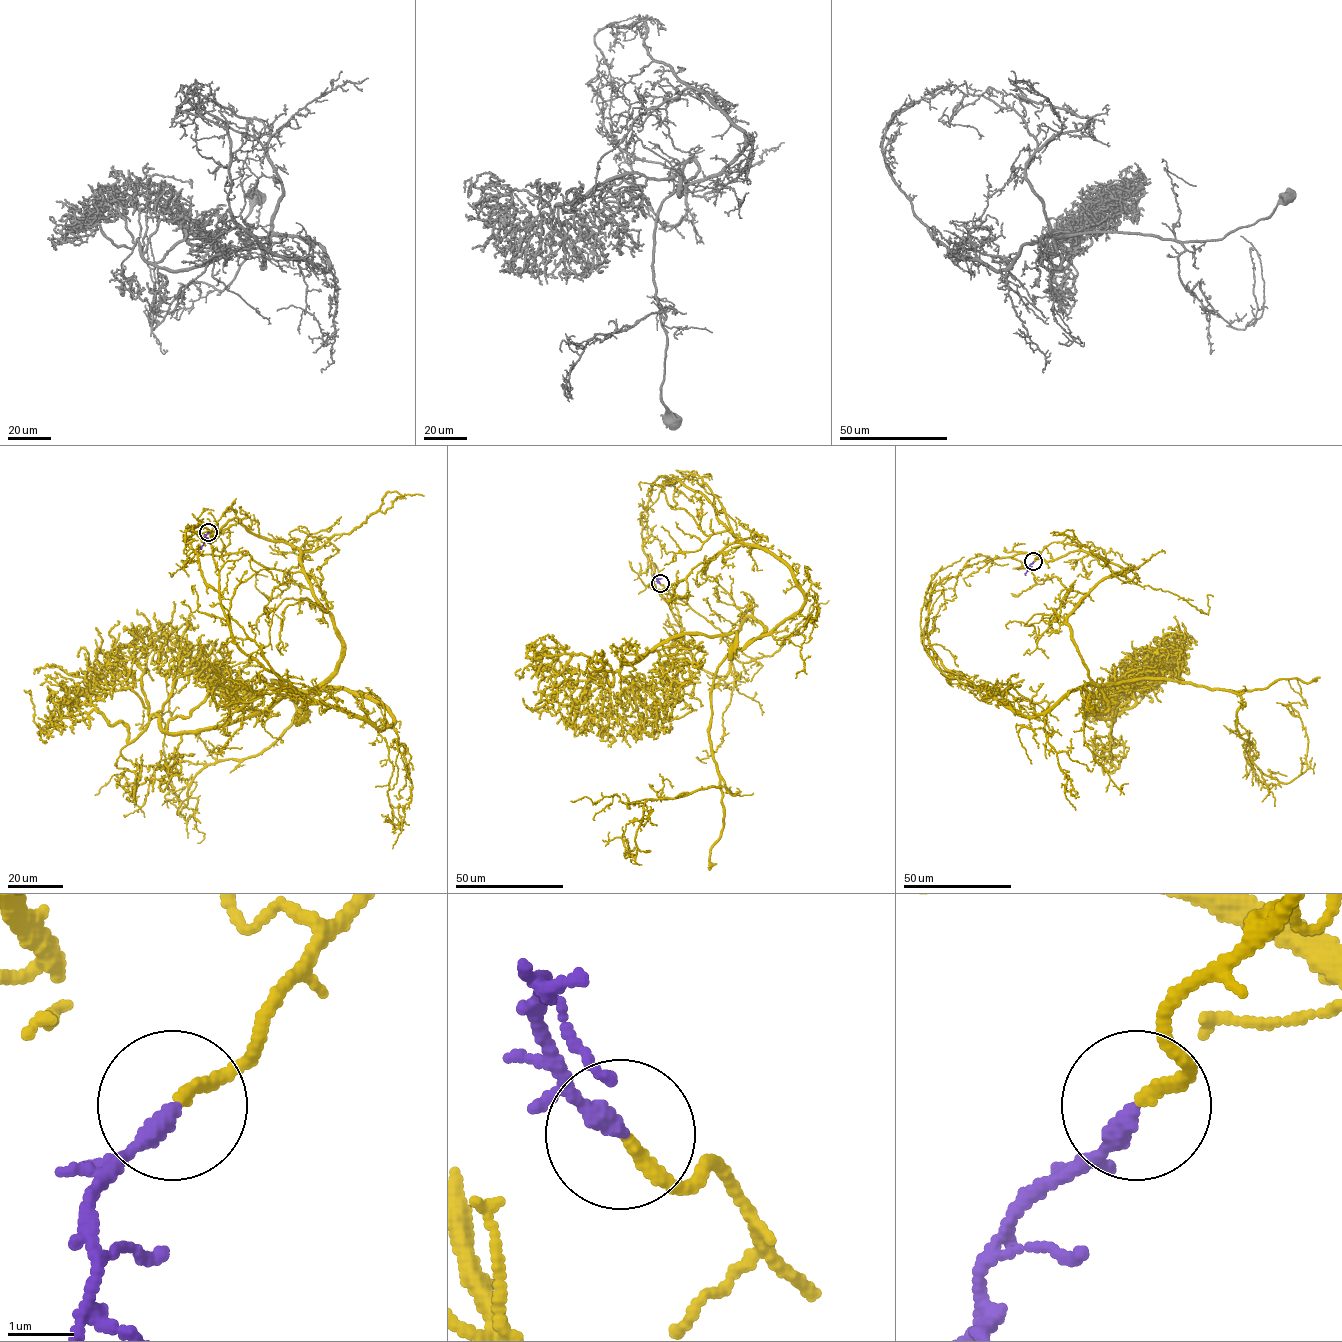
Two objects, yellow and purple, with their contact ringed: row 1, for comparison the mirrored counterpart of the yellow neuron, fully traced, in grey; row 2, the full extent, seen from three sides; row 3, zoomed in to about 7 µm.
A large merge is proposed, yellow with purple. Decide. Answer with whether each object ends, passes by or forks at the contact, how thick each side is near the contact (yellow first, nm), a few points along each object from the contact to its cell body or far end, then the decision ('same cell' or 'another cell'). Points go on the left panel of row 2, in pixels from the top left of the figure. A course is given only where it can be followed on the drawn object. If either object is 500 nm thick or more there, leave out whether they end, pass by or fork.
yellow ends there; purple ends there; 180 nm thick on the yellow side, 300 nm on the other; yellow runs (209, 532), (231, 507), (299, 551), (339, 663), (274, 681), (292, 724), (208, 763), (178, 814), (167, 683); purple runs (209, 532), (201, 549); same cell

